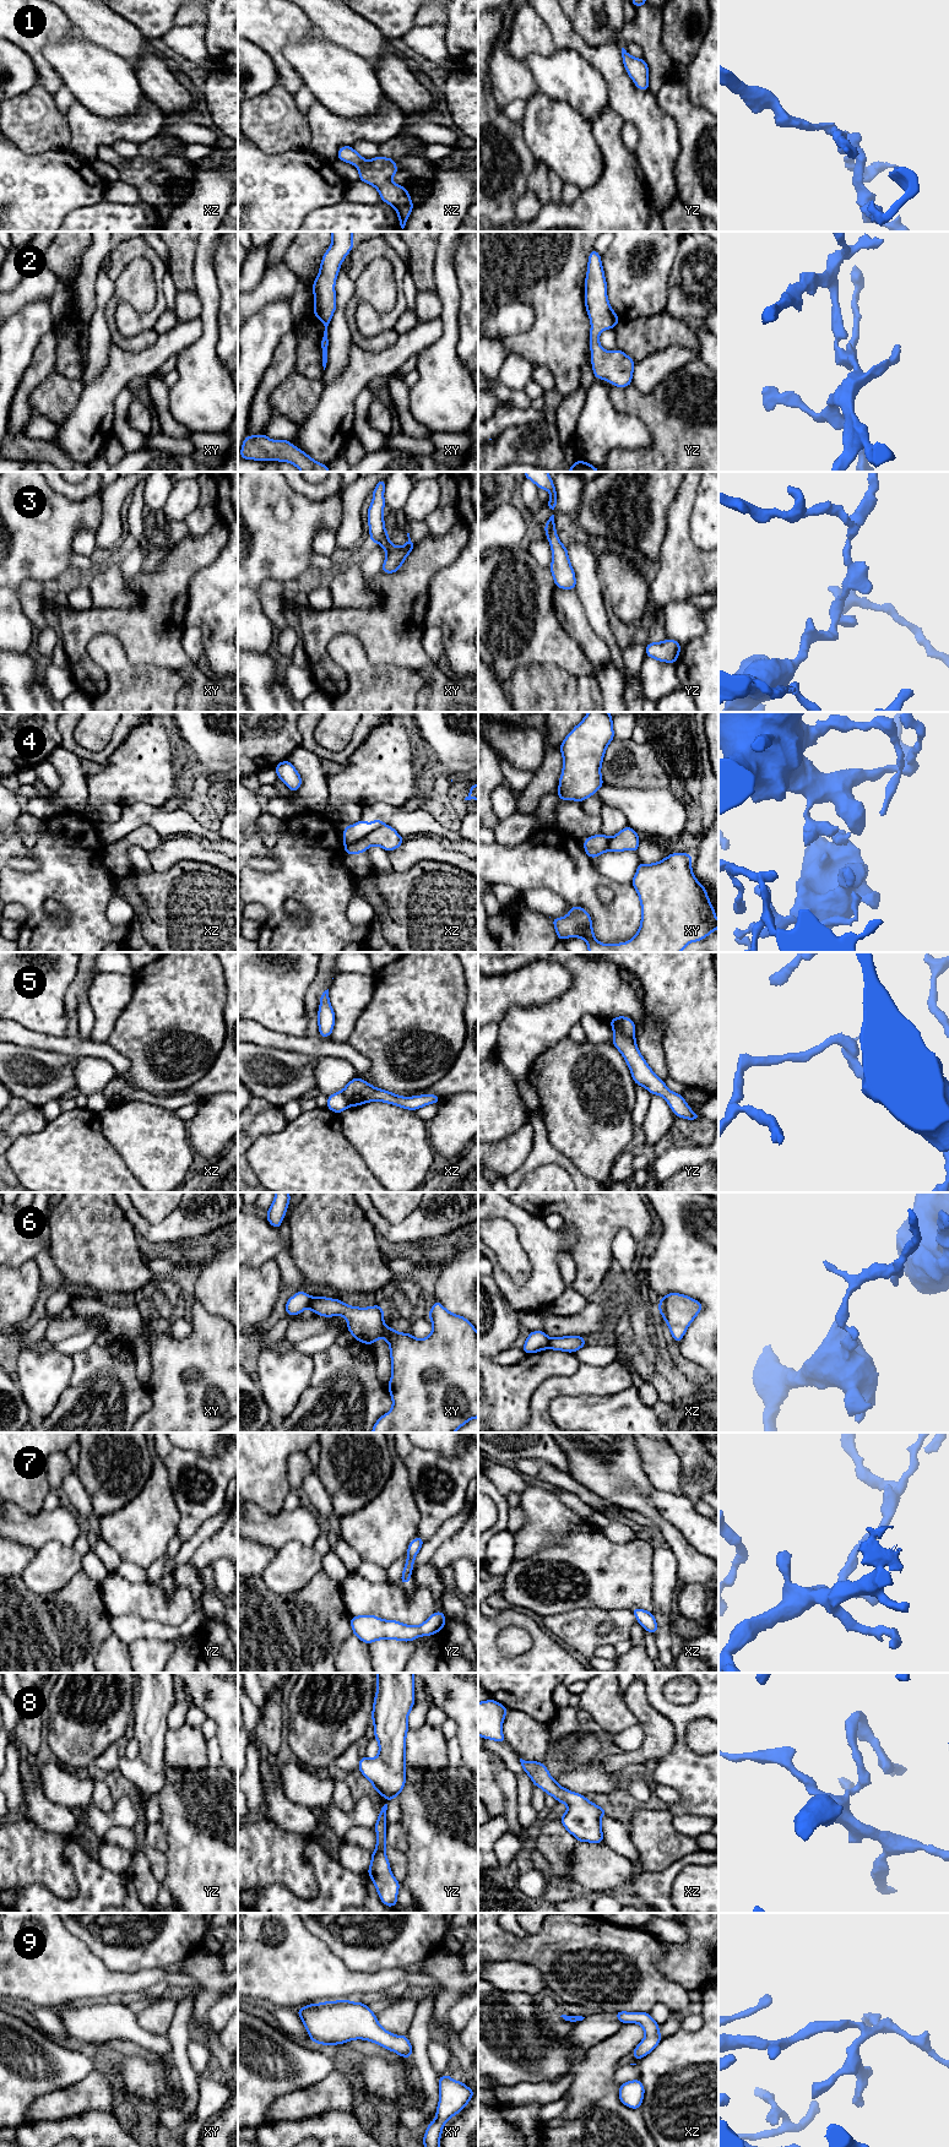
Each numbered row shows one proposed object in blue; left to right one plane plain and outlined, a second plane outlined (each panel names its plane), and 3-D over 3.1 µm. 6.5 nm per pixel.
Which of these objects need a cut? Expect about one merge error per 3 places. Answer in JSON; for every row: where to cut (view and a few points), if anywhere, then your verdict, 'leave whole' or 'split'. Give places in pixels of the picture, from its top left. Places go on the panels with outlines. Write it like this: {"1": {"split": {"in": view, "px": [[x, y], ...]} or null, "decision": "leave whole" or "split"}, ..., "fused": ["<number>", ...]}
{"1": {"split": null, "decision": "leave whole"}, "2": {"split": null, "decision": "leave whole"}, "3": {"split": null, "decision": "leave whole"}, "4": {"split": {"in": "xz", "px": [[383, 824], [362, 838], [345, 846]]}, "decision": "split"}, "5": {"split": {"in": "yz", "px": [[613, 1027], [634, 1039]]}, "decision": "split"}, "6": {"split": {"in": "xz", "px": [[551, 1338], [548, 1347]]}, "decision": "split"}, "7": {"split": null, "decision": "leave whole"}, "8": {"split": null, "decision": "leave whole"}, "9": {"split": null, "decision": "leave whole"}, "fused": ["4", "5", "6"]}

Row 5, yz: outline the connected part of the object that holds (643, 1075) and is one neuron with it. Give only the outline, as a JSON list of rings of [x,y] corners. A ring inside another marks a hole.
[[[613,1028],[612,1044],[622,1053],[636,1085],[645,1087],[651,1094],[663,1097],[676,1116],[688,1120],[700,1119],[700,1115],[689,1108],[682,1094],[669,1091],[663,1080],[655,1075],[639,1051],[635,1039],[630,1039]]]

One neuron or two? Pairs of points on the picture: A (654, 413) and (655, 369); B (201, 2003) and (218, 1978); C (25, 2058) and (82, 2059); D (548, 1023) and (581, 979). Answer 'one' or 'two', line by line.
A: two
B: one
C: one
D: one

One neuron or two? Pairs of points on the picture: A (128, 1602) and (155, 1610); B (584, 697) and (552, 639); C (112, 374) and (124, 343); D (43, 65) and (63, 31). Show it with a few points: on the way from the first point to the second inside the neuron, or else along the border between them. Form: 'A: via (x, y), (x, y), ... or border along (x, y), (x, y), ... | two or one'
A: via (134, 1602), (146, 1602), (148, 1604) | one
B: border along (545, 664), (554, 664), (576, 677), (592, 674) | two
C: border along (110, 341), (131, 352), (141, 352), (150, 347) | two
D: via (39, 55), (39, 48), (53, 38) | one

